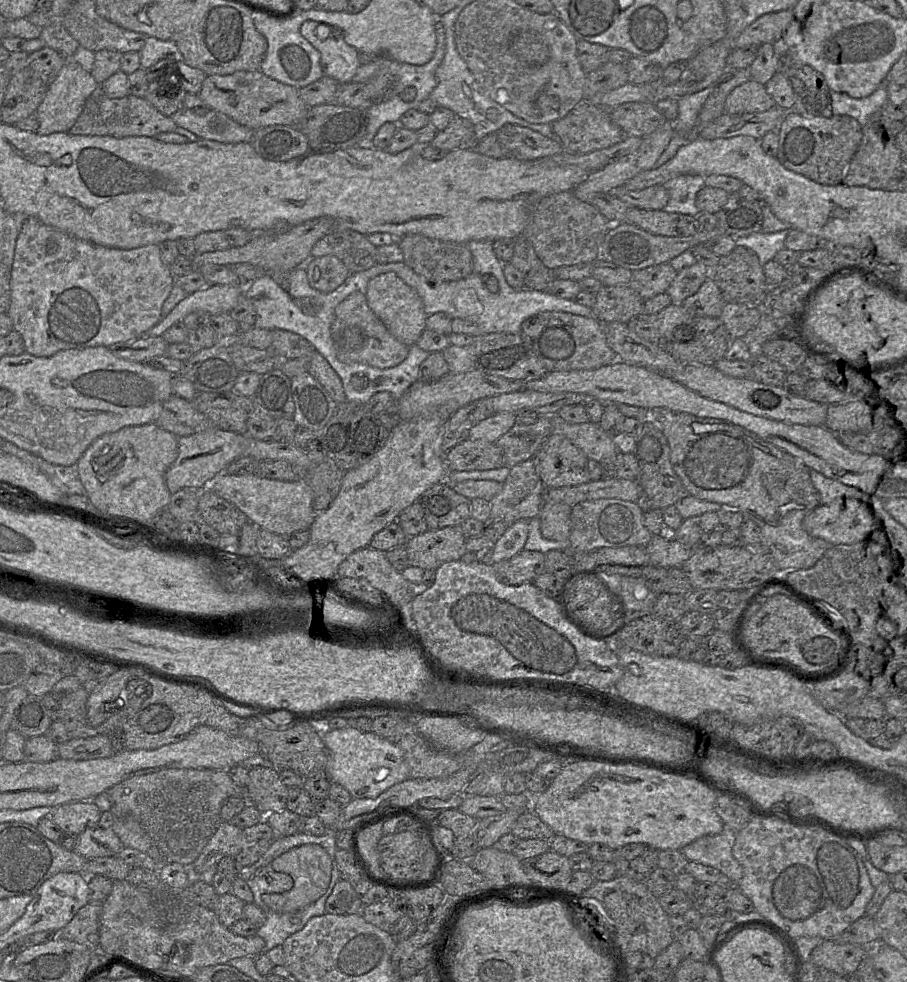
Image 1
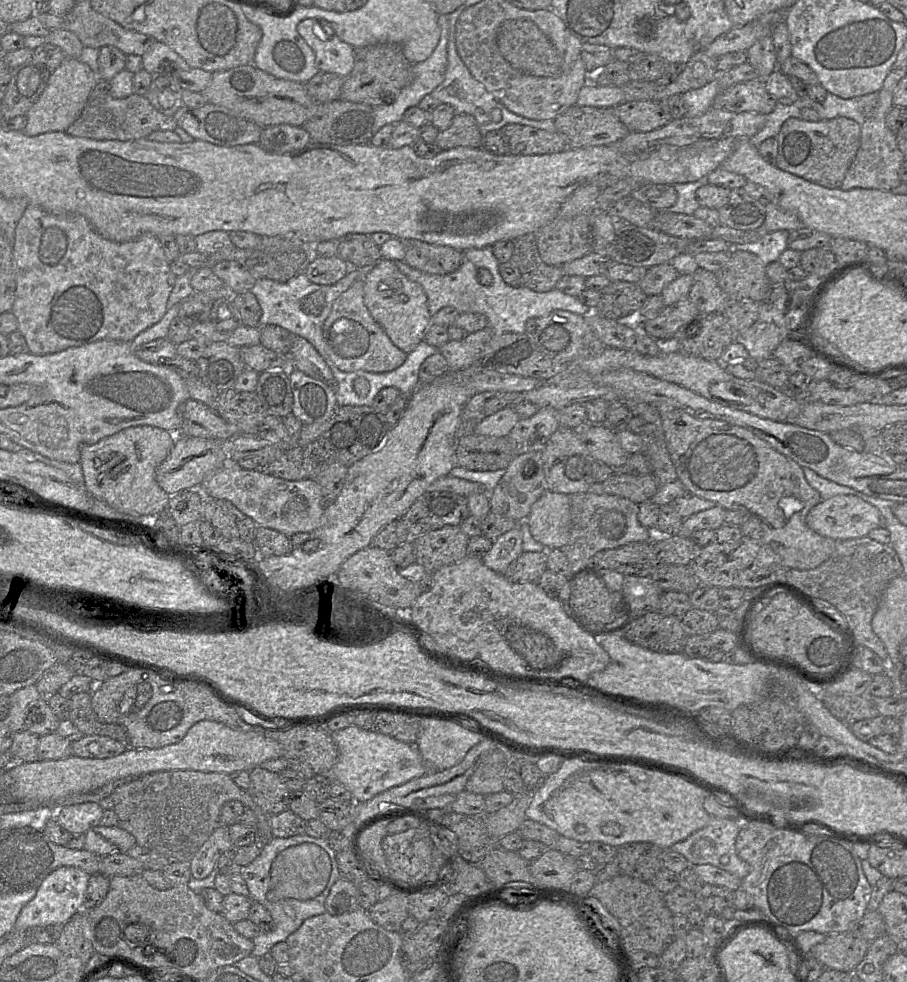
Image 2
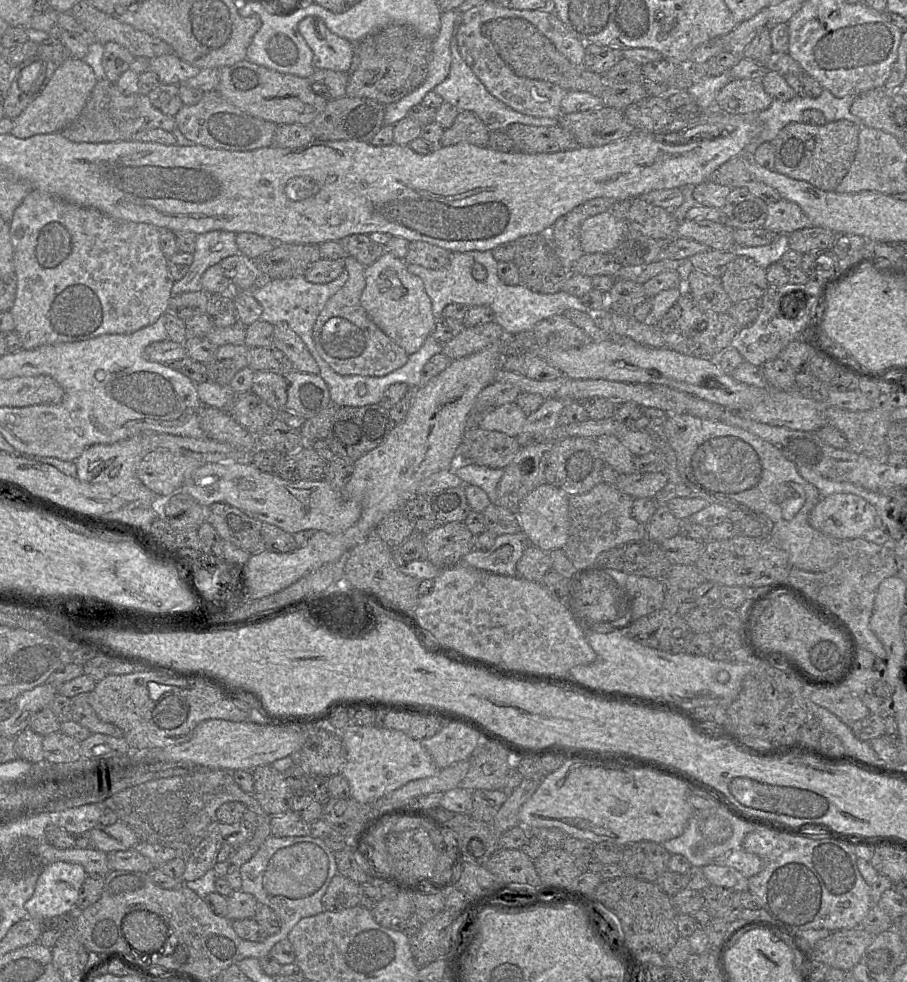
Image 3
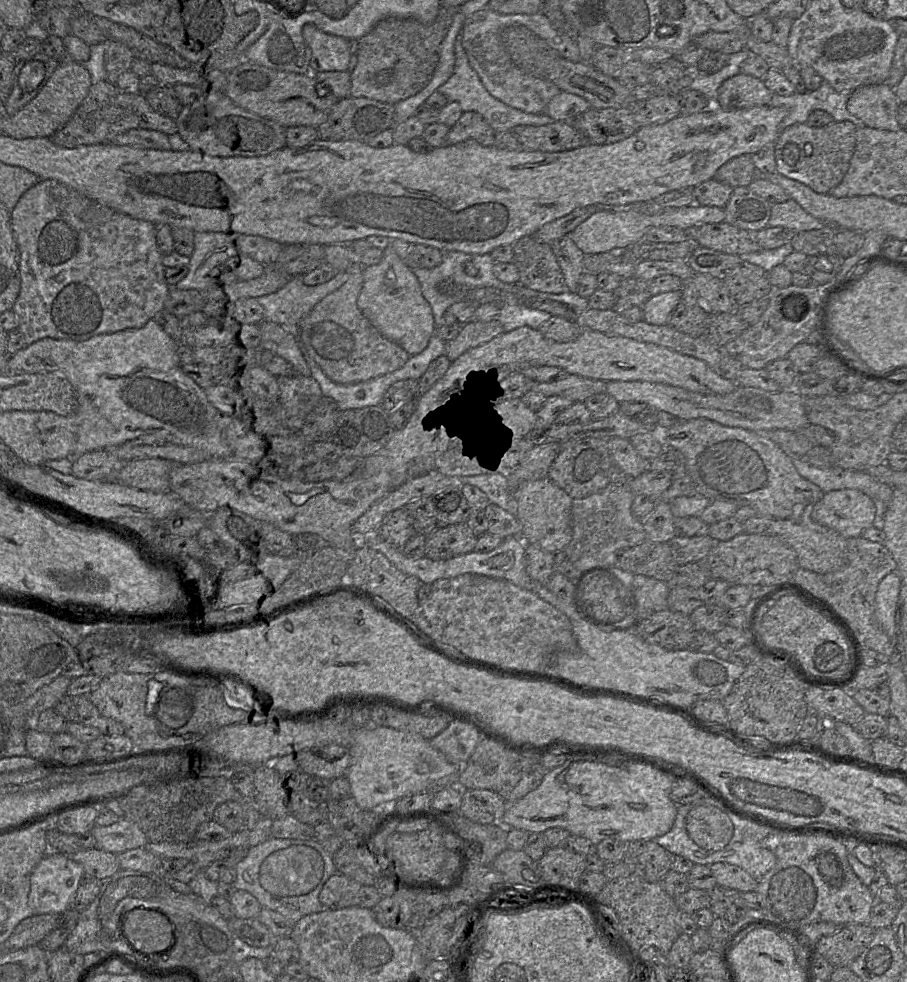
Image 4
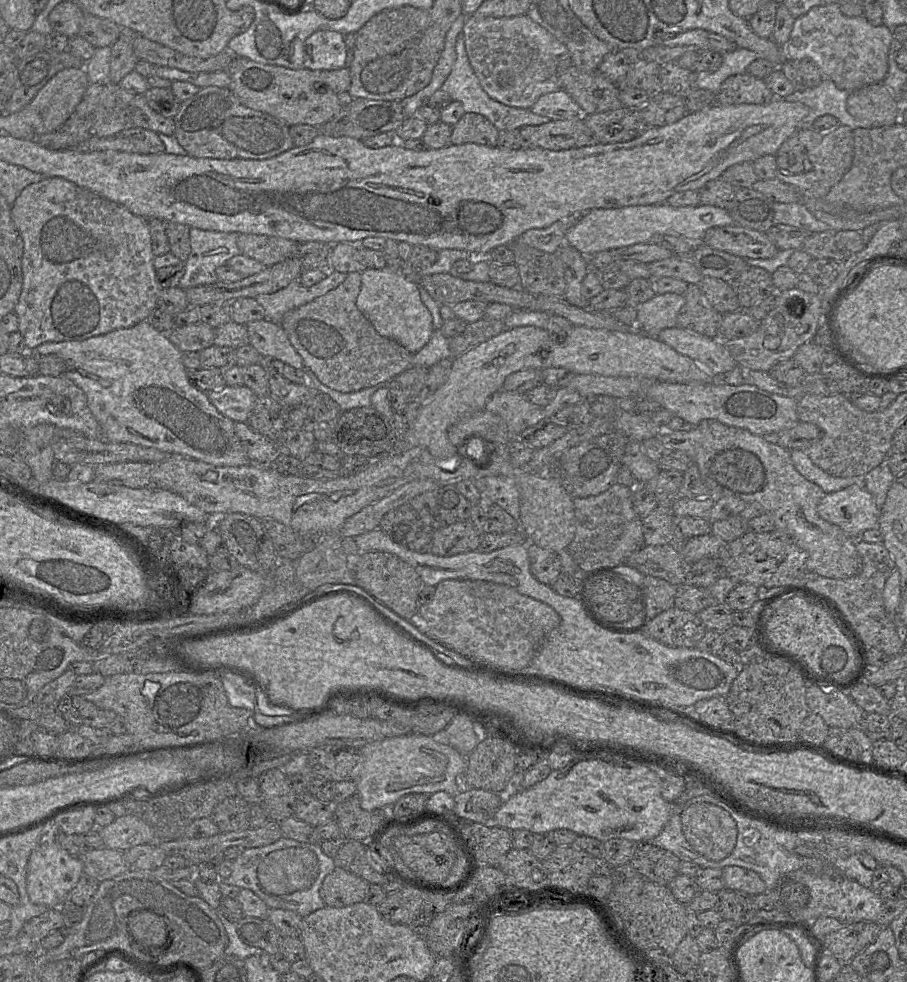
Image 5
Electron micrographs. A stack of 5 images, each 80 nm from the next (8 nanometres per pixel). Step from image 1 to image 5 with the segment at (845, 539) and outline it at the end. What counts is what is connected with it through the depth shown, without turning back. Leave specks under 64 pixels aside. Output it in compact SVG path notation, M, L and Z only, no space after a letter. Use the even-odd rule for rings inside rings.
M857 482L839 491L825 493L817 512L851 538L859 539L864 531L878 527L881 509L862 482Z

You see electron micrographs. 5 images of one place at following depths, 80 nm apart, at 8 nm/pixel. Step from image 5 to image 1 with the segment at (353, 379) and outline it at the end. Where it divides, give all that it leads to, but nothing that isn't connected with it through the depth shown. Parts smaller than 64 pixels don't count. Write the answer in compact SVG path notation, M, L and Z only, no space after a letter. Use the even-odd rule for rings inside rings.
M360 291L353 292L336 307L331 338L340 361L364 363L380 369L392 368L402 363L410 348L387 330L369 308L365 295Z

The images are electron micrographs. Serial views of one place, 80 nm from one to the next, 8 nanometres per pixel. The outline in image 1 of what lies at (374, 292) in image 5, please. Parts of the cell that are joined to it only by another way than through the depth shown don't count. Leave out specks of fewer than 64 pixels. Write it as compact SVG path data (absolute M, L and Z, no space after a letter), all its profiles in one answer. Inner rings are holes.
M386 272L372 278L365 293L367 304L387 330L400 342L411 347L416 344L426 327L427 314L417 292L394 272Z

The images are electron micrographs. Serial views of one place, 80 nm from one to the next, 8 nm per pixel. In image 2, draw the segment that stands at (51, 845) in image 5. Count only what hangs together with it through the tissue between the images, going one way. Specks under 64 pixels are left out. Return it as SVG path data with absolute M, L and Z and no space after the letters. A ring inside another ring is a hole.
M60 867L52 871L41 882L34 898L22 908L14 924L14 932L65 924L82 910L89 877L89 874L75 867Z

